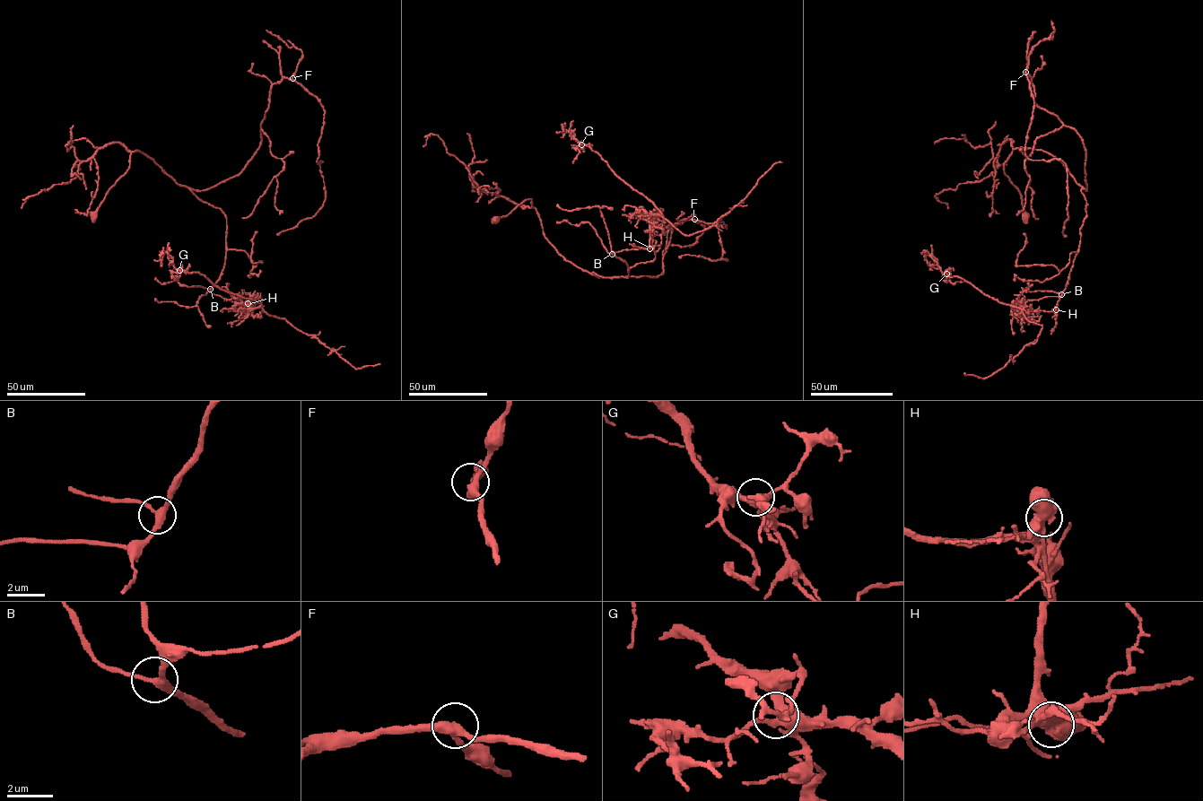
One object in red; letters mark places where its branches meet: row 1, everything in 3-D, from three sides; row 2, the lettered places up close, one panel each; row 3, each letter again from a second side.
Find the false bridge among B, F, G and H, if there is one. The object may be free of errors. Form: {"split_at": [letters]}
{"split_at": ["H"]}

